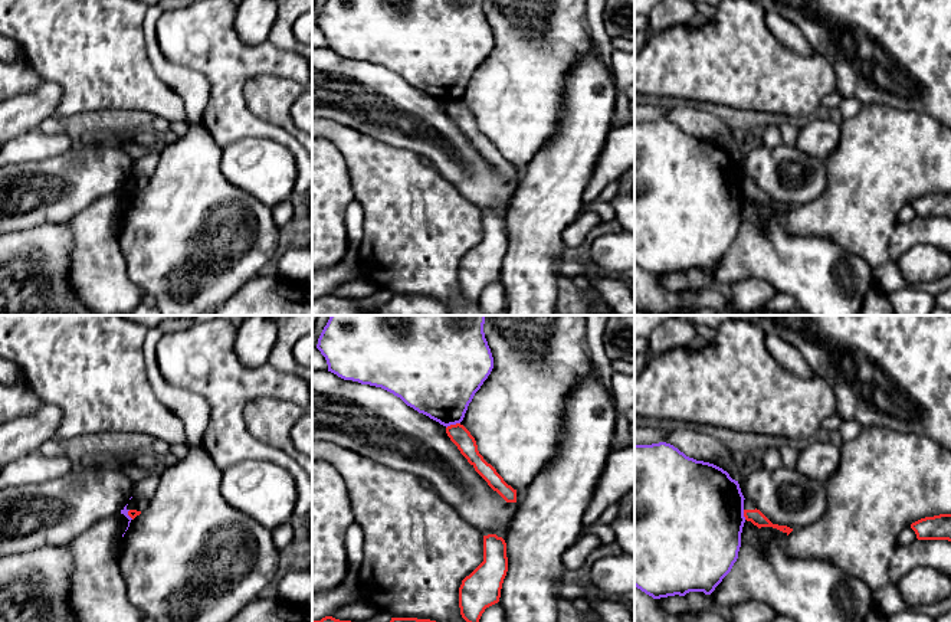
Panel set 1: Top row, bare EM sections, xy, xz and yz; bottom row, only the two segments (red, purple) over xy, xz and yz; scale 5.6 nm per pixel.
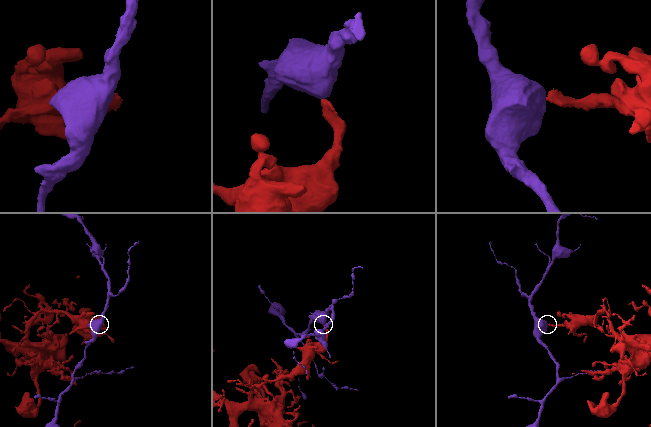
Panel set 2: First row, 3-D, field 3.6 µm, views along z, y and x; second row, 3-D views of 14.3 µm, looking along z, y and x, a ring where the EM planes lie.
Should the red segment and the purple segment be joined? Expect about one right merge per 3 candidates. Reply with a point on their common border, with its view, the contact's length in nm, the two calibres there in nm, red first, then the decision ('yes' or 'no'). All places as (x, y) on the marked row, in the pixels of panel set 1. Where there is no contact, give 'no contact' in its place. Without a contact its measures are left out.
meets red in xz at (452, 425); contact 90 nm long; 110 nm thick on the red side, 400 nm on the other; no

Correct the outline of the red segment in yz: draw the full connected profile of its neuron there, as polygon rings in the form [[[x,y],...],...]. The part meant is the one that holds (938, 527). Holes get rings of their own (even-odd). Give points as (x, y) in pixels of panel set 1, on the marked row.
[[[951,514],[925,517],[911,524],[918,540],[951,541]]]

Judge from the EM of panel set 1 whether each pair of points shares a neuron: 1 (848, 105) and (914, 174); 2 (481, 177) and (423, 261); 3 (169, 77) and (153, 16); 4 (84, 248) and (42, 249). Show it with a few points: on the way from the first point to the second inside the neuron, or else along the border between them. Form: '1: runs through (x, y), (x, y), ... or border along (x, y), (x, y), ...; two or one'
1: border along (862, 104), (852, 117), (843, 121); two
2: border along (442, 176), (484, 212); two
3: runs through (158, 62), (153, 51), (150, 30); one
4: border along (66, 223), (72, 236), (69, 281); two

